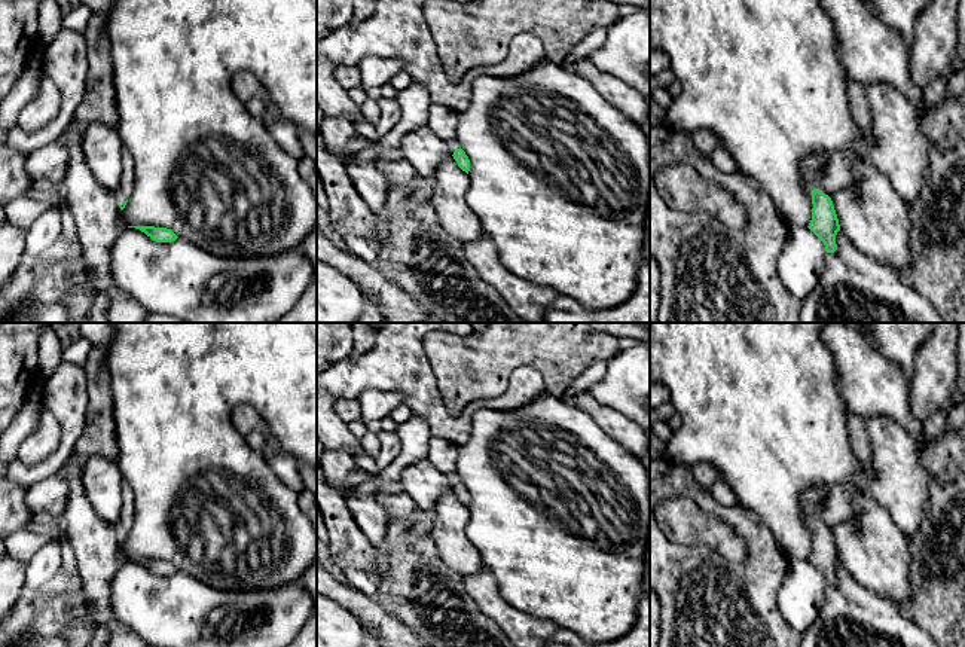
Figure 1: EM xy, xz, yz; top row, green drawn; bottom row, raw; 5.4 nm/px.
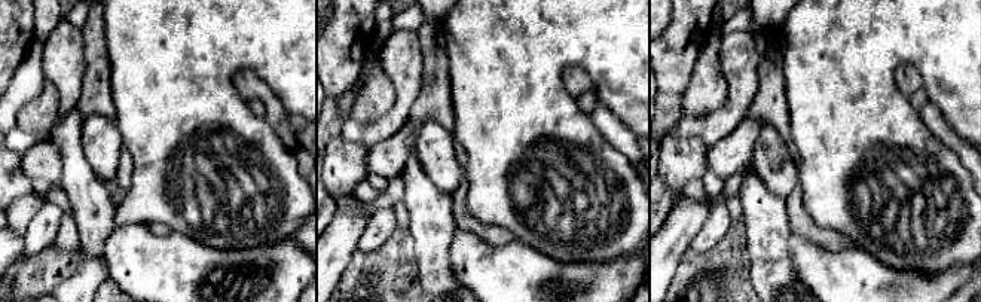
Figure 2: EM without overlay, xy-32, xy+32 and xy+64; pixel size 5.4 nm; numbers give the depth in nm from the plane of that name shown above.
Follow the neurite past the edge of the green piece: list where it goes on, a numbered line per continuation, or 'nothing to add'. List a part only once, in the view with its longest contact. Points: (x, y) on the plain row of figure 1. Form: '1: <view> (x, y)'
1: yz (808, 499)

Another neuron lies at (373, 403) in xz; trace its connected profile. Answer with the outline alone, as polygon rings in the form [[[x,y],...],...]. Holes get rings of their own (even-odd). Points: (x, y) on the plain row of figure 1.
[[[366,390],[357,400],[361,406],[363,421],[369,421],[388,416],[391,411],[404,403],[404,396],[397,391]]]

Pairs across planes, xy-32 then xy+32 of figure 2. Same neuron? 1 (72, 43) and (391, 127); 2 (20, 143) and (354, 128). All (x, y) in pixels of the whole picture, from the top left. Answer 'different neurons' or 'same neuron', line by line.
1: same neuron
2: same neuron

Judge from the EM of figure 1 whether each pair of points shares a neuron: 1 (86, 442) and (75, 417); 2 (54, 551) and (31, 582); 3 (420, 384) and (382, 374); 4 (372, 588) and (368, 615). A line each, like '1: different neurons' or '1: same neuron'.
1: different neurons
2: same neuron
3: same neuron
4: different neurons

